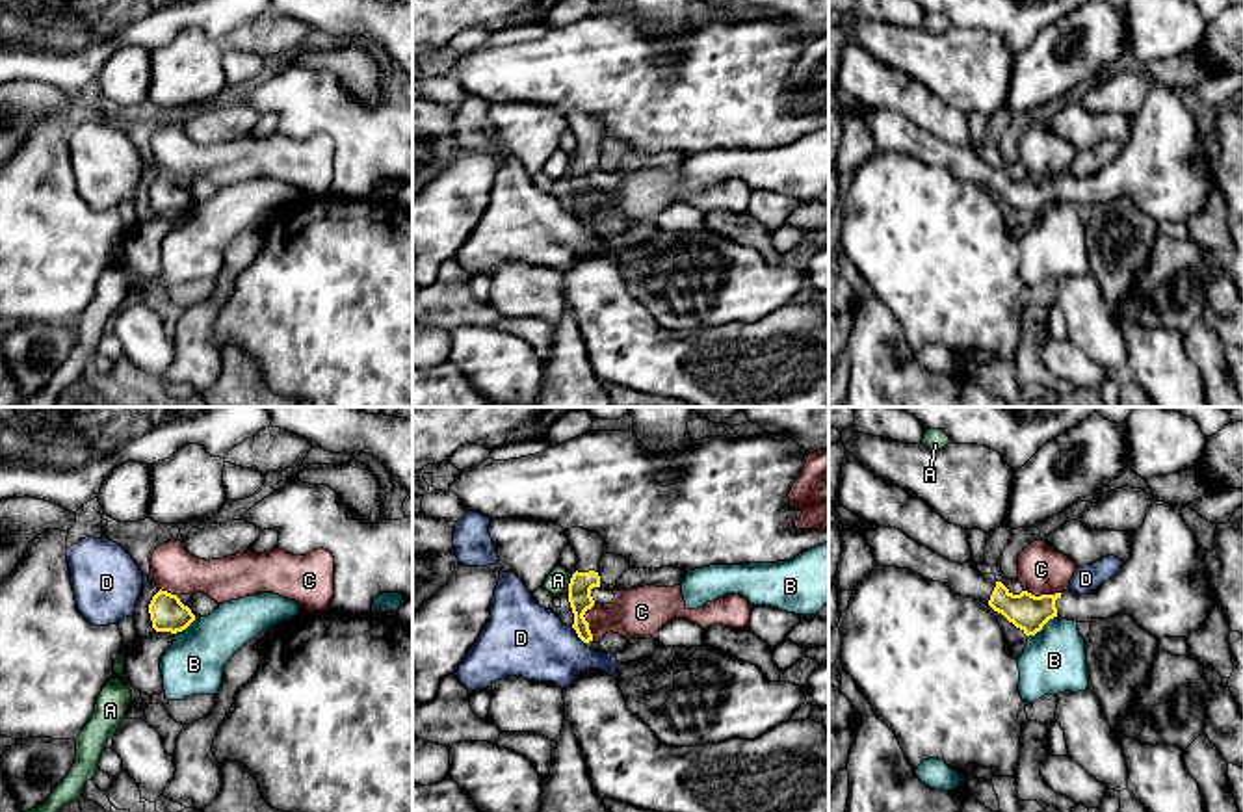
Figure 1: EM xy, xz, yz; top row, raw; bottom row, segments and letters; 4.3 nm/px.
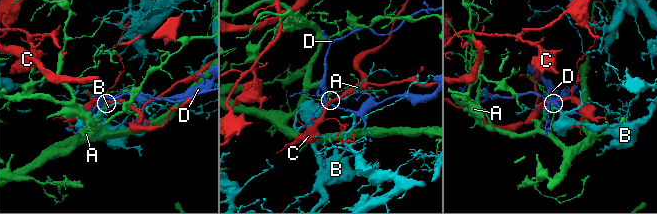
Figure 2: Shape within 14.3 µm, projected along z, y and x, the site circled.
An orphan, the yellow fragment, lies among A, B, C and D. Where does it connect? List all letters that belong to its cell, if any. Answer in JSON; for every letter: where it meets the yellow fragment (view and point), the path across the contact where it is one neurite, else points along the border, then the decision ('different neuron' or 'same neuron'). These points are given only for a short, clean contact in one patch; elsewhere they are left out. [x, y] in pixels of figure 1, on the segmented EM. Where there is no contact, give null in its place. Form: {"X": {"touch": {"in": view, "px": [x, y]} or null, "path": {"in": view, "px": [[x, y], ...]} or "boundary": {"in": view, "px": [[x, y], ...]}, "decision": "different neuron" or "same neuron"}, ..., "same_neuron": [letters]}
{"A": {"touch": {"in": "xz", "px": [571, 580]}, "boundary": {"in": "xz", "px": [[573, 575], [567, 586]]}, "decision": "different neuron"}, "B": {"touch": {"in": "yz", "px": [1043, 625]}, "boundary": {"in": "yz", "px": [[1056, 615], [1032, 636]]}, "decision": "different neuron"}, "C": {"touch": {"in": "xz", "px": [586, 621]}, "boundary": {"in": "xz", "px": [[595, 604], [584, 615], [593, 640]]}, "decision": "different neuron"}, "D": {"touch": {"in": "xz", "px": [578, 636]}, "boundary": {"in": "xz", "px": [[571, 627], [584, 643]]}, "decision": "different neuron"}, "same_neuron": []}

